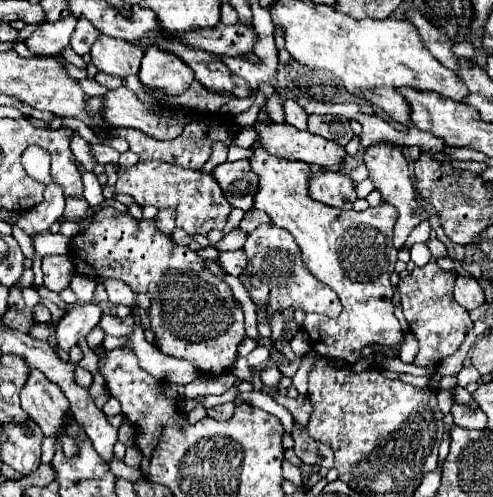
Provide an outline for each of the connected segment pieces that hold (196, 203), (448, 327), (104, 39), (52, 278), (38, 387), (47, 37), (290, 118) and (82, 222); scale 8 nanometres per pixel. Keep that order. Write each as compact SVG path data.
M139 161L137 167L119 169L115 191L131 195L141 207L153 205L157 209L173 209L177 227L185 229L189 235L205 235L211 229L223 229L233 209L223 197L223 191L213 175L205 175L193 169L181 169L165 161Z
M429 261L425 267L415 267L411 271L411 275L407 275L399 281L403 315L409 323L409 331L415 335L415 339L419 343L419 353L413 361L415 365L421 365L421 367L439 365L443 359L447 359L449 355L459 351L465 337L473 329L469 311L463 309L453 299L453 287L455 287L455 275L441 271L435 265L435 261Z
M101 35L99 41L91 47L91 57L93 57L93 65L101 73L127 77L139 71L143 51L121 39Z
M47 255L43 257L43 275L45 275L45 287L61 293L65 287L69 287L69 281L73 277L73 263L69 257L63 255Z
M37 369L29 371L25 389L21 389L21 407L47 437L59 437L59 429L67 421L69 401L61 389Z
M67 15L55 23L43 23L27 41L25 45L33 51L33 53L41 53L41 55L57 55L63 49L67 49L71 45L71 35L75 31L77 25L77 17Z
M281 95L281 103L283 103L283 113L285 113L285 121L297 129L305 129L307 127L307 113L293 101Z
M77 197L66 198L63 217L75 221L81 231L93 223L93 215L89 213L89 203L85 199L77 199Z

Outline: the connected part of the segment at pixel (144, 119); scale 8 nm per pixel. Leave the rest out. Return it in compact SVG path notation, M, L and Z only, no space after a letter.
M121 87L117 91L107 91L103 95L101 117L111 127L133 127L155 139L173 139L181 135L185 117L161 121L157 113L147 111L147 107L135 97L133 91Z

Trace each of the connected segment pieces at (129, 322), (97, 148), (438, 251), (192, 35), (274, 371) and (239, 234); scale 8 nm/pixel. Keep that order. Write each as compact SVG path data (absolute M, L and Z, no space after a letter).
M103 313L97 327L103 329L105 335L121 337L121 335L131 333L131 329L133 329L133 317L127 315L127 317L123 317L123 319L119 319L119 317L113 315L113 313Z
M95 143L95 145L91 145L93 147L93 155L95 155L95 159L97 159L97 163L99 165L109 165L109 163L113 163L115 167L117 167L117 159L119 159L119 151L115 151L115 149L111 149L109 145L105 145L105 143Z
M429 239L429 241L425 241L425 243L427 243L427 247L429 247L429 251L431 251L431 257L433 257L433 259L447 257L447 247L445 247L439 239Z
M219 23L217 27L213 27L213 31L185 31L181 39L185 39L189 47L201 47L203 51L211 51L215 55L237 57L253 51L257 33L249 27L243 27L241 23L235 25Z
M269 365L269 367L261 373L261 381L263 381L263 385L269 385L269 387L277 387L281 377L283 377L281 371L279 371L277 367L273 367L273 365Z
M235 231L235 233L227 233L221 241L217 241L213 247L217 247L217 249L221 249L221 251L225 251L225 249L241 249L243 247L243 243L245 243L245 233L243 231Z

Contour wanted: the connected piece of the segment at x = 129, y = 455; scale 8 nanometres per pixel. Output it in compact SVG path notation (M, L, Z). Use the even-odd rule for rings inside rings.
M130 444L126 447L123 462L131 467L140 467L142 457L140 449L136 445Z

